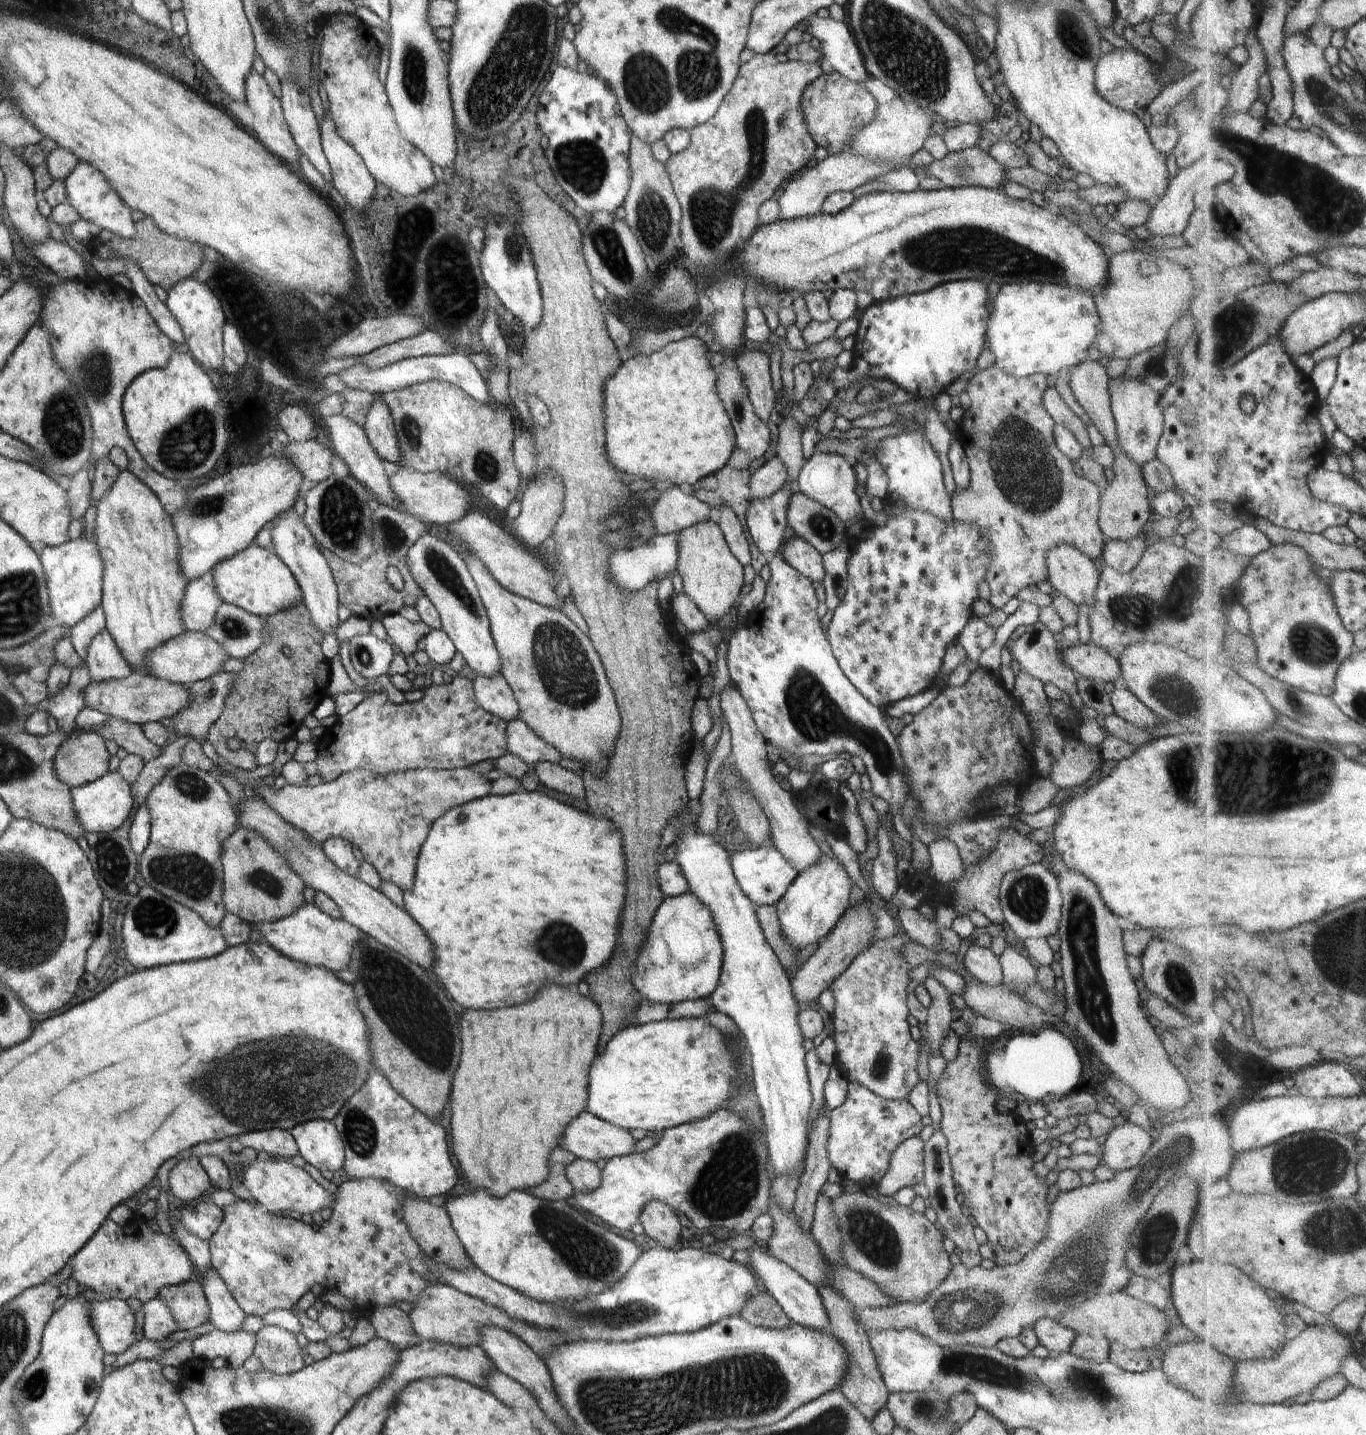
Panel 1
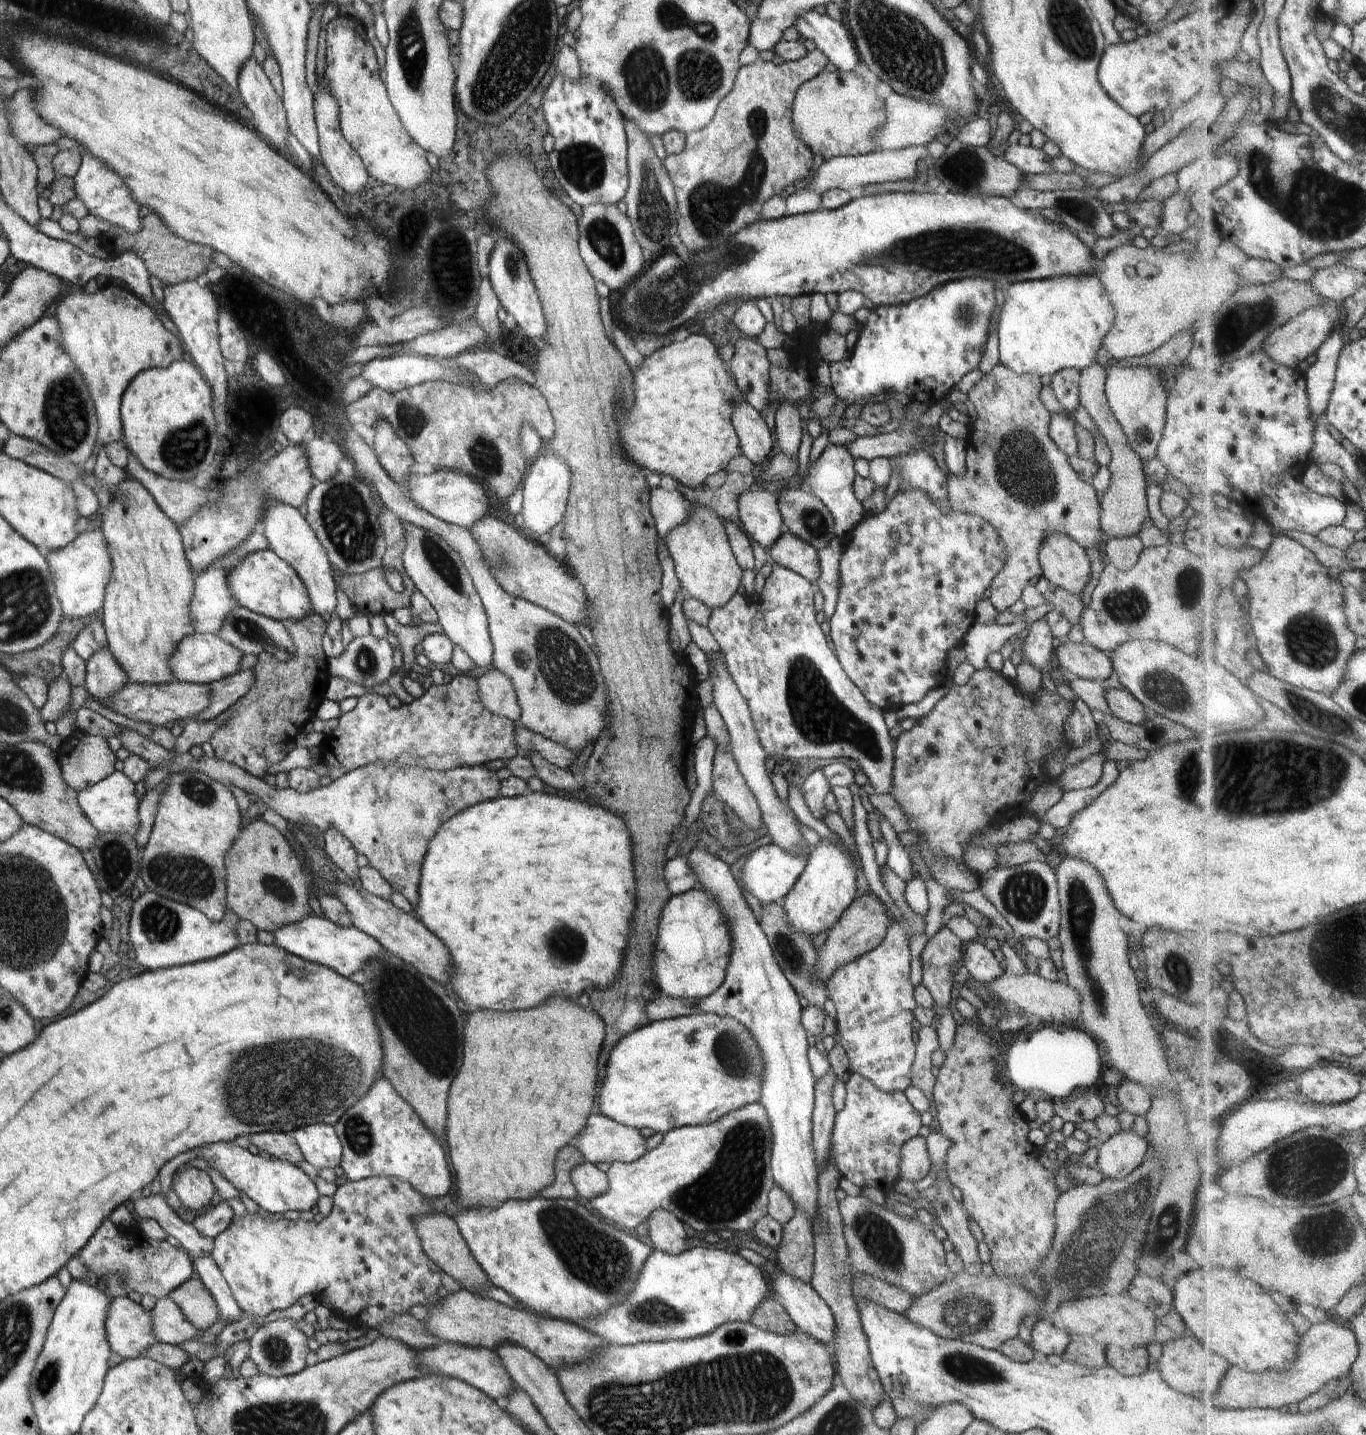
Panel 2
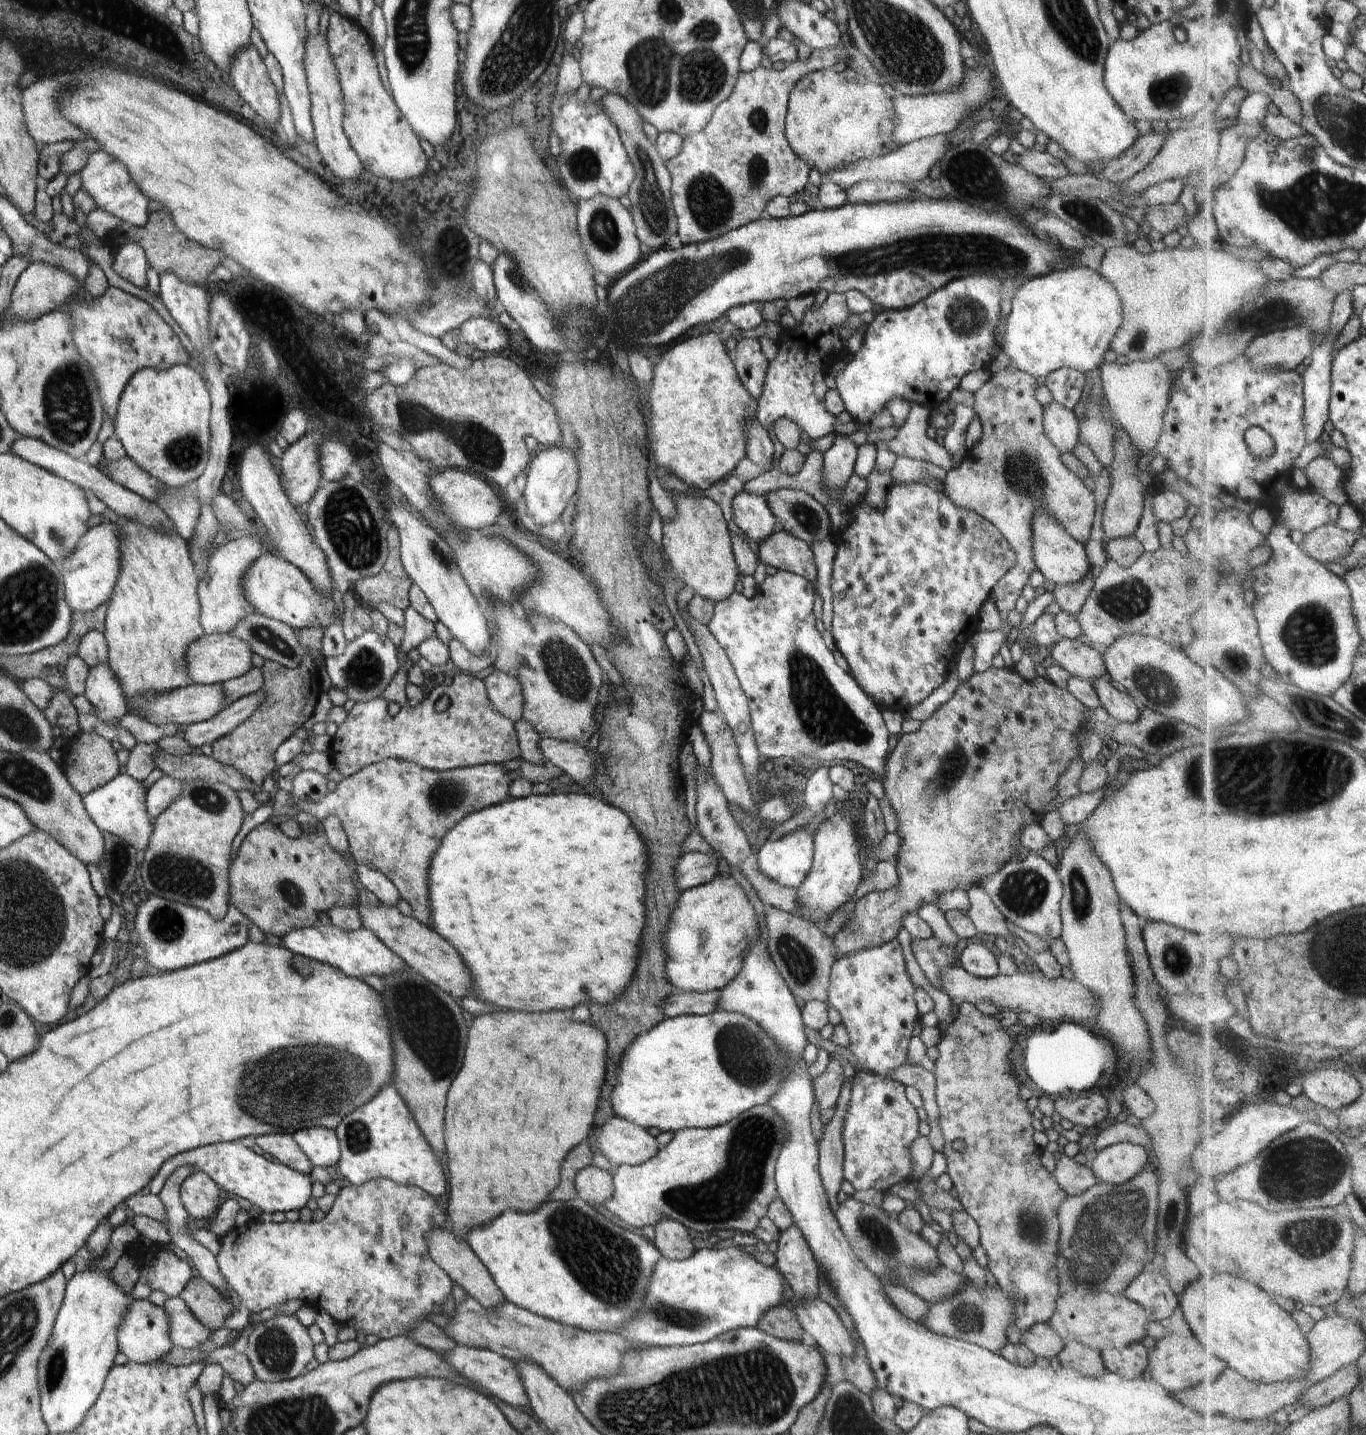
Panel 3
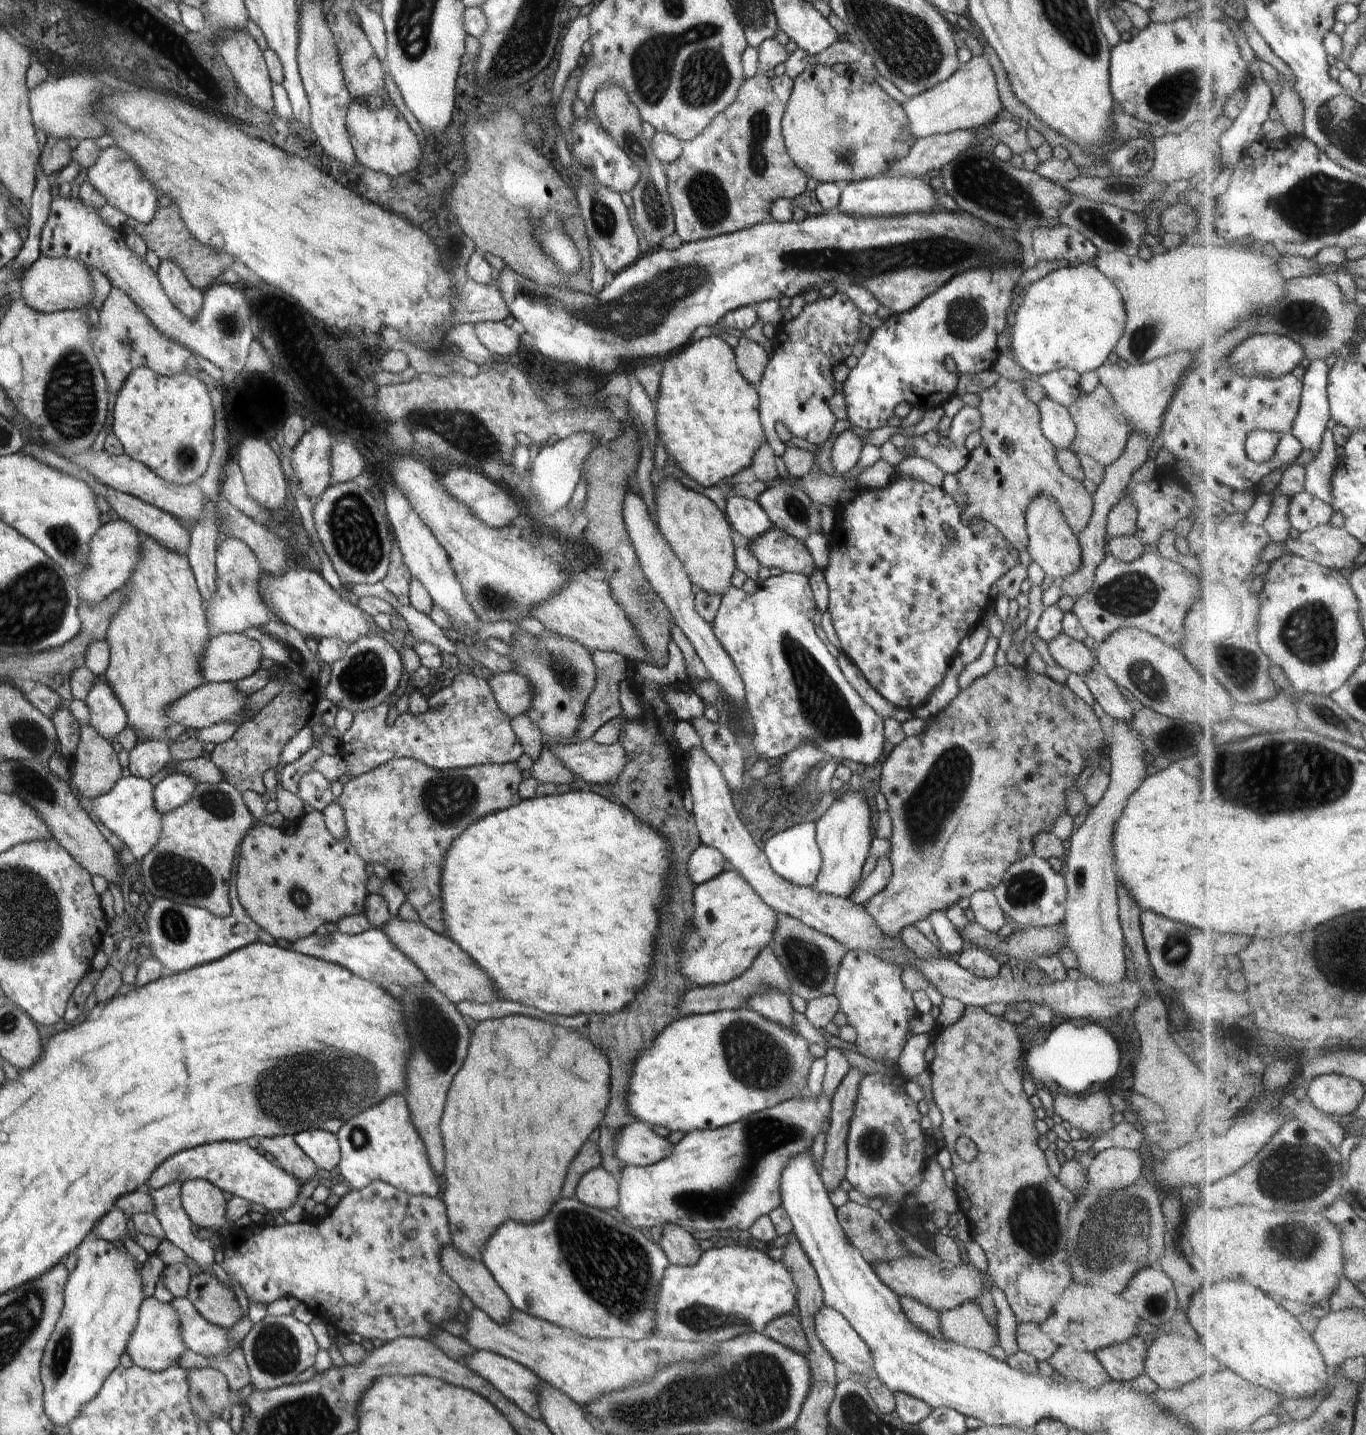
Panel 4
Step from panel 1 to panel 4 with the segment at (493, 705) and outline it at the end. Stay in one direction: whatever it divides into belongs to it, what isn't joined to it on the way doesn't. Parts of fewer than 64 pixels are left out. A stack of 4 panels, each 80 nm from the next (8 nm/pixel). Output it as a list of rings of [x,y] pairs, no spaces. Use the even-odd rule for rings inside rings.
[[[500,673],[493,675],[488,682],[500,710],[510,718],[530,710],[535,692],[523,674]]]

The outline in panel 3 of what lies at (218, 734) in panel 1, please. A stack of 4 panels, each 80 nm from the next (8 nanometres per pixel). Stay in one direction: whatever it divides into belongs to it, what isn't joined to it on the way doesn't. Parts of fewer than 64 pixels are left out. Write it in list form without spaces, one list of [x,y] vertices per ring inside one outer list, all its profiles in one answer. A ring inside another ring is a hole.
[[[310,627],[309,629],[294,629],[294,632],[298,642],[305,650],[305,655],[299,667],[297,669],[289,669],[274,661],[265,660],[264,667],[260,669],[263,674],[263,685],[260,689],[266,693],[264,702],[250,718],[247,718],[241,725],[238,725],[230,735],[223,736],[211,744],[213,750],[211,757],[214,760],[236,769],[238,773],[245,776],[258,788],[263,784],[264,777],[270,773],[272,774],[274,768],[278,766],[275,761],[275,752],[278,750],[278,747],[289,738],[292,738],[294,732],[312,716],[316,702],[322,693],[318,669],[313,659],[308,655],[307,650],[312,648],[321,654],[321,642],[322,636],[324,636],[324,629]]]

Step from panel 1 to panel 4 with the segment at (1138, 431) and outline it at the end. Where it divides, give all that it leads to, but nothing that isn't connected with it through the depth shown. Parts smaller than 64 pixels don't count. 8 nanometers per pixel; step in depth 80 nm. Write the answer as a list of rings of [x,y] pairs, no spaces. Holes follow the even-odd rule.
[[[1178,351],[1147,363],[1130,365],[1126,370],[1120,367],[1119,363],[1113,364],[1107,361],[1095,371],[1099,376],[1099,382],[1107,386],[1113,393],[1113,399],[1135,428],[1134,431],[1140,431],[1158,442],[1164,413],[1181,378],[1186,374],[1186,369],[1191,368],[1193,363],[1193,353]]]

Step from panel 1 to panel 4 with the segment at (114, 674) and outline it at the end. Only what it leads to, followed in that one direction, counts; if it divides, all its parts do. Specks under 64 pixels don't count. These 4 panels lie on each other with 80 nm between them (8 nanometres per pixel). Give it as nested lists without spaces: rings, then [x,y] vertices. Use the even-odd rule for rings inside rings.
[[[102,676],[89,690],[85,702],[90,713],[89,725],[108,742],[127,727],[126,711]]]

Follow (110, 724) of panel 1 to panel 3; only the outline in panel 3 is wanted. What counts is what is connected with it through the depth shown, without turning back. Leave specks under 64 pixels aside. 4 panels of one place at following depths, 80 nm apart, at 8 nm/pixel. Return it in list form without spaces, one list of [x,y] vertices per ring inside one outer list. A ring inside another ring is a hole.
[[[159,748],[155,757],[155,766],[160,768],[165,775],[181,781],[200,779],[211,783],[227,784],[235,791],[248,789],[252,792],[258,792],[260,790],[236,769],[223,765],[204,753],[175,757]],[[387,758],[371,764],[352,776],[339,782],[338,788],[317,803],[295,798],[299,810],[312,814],[312,824],[320,822],[328,815],[334,815],[342,823],[349,842],[349,852],[358,862],[370,862],[392,881],[401,898],[412,907],[412,916],[417,921],[432,928],[431,900],[429,899],[429,868],[432,857],[439,849],[444,835],[463,818],[483,808],[510,800],[509,790],[513,780],[501,765],[486,763],[473,767],[450,769],[447,771],[428,770],[423,766],[404,759]]]

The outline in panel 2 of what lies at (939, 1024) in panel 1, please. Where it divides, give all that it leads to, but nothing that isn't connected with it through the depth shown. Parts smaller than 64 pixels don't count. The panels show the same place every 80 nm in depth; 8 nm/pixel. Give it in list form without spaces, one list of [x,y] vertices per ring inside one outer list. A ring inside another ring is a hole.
[[[946,926],[930,937],[921,952],[922,984],[931,992],[935,1005],[935,1016],[930,1018],[930,1026],[937,1028],[937,1010],[948,1007],[955,995],[952,987],[956,960],[961,958],[963,944]]]

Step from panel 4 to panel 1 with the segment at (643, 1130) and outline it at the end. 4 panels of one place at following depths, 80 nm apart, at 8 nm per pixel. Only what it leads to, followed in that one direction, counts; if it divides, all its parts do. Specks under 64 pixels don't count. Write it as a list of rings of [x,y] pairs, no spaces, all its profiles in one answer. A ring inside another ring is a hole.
[[[591,1112],[579,1114],[564,1130],[559,1146],[569,1153],[595,1163],[598,1158],[621,1157],[634,1153],[637,1141],[628,1129],[614,1126]]]

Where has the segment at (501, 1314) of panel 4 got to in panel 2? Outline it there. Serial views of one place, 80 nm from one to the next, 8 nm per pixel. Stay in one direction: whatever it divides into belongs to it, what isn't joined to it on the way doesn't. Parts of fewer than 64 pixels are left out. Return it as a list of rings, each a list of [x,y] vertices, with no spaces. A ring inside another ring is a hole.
[[[433,1210],[429,1215],[417,1217],[415,1227],[417,1235],[420,1237],[422,1248],[428,1255],[428,1258],[432,1259],[432,1262],[435,1262],[448,1276],[452,1276],[454,1280],[458,1280],[462,1289],[482,1296],[482,1289],[493,1286],[491,1280],[486,1276],[484,1270],[482,1270],[482,1267],[472,1256],[454,1218],[442,1213],[436,1213]]]

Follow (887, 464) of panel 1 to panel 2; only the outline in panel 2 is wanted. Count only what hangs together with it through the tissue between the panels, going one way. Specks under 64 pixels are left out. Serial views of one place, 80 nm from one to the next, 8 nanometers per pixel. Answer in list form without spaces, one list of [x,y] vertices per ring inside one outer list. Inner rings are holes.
[[[909,451],[907,455],[890,459],[892,471],[898,469],[901,472],[902,482],[899,490],[922,489],[935,502],[941,511],[946,512],[951,508],[947,493],[947,476],[938,468],[936,461],[926,451]]]

